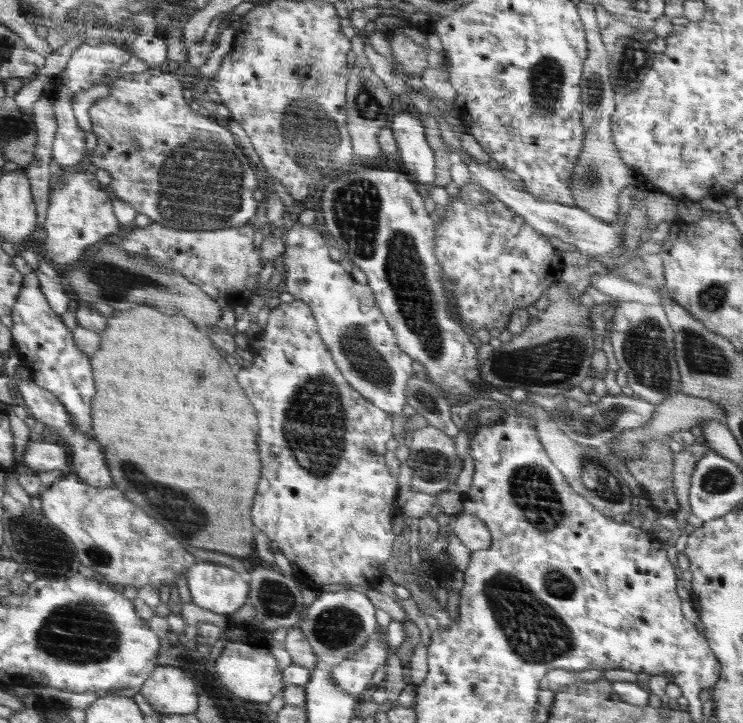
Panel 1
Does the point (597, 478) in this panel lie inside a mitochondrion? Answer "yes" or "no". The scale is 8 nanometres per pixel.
yes

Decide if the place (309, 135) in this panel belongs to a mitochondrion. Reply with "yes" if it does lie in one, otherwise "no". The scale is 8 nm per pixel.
yes

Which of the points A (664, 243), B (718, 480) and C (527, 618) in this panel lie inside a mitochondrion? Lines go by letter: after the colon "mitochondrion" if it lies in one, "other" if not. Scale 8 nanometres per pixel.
A: other
B: mitochondrion
C: mitochondrion

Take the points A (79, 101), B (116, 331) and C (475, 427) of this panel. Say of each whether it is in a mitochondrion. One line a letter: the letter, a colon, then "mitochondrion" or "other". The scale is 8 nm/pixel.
A: other
B: other
C: other

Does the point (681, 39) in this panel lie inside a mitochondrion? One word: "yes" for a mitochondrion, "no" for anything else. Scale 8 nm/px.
no

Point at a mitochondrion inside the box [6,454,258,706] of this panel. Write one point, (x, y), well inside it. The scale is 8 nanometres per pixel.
(82, 632)

